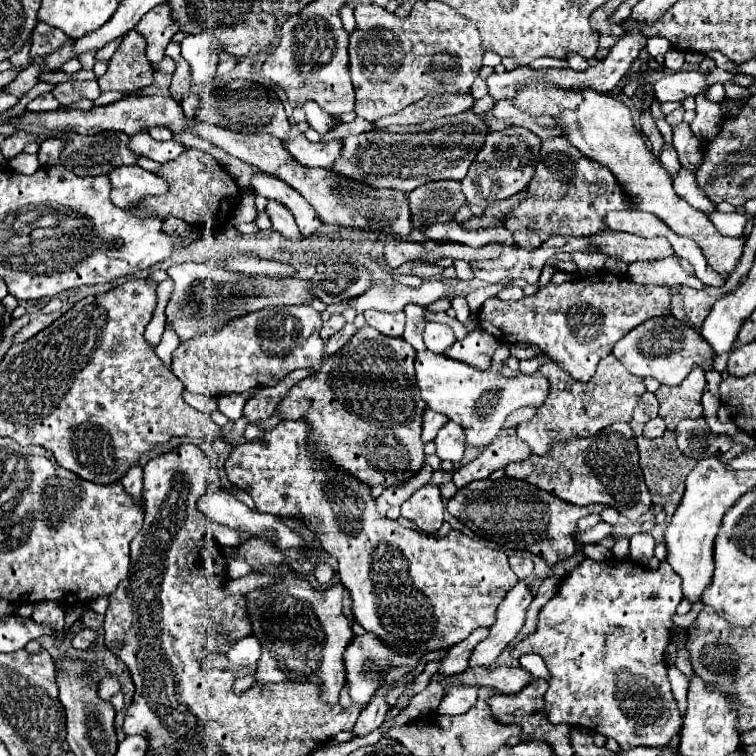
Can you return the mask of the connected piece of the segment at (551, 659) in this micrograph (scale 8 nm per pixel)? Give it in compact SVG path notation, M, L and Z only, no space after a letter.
M587 558L573 572L569 572L565 576L565 580L561 582L559 592L539 610L537 630L511 648L513 658L521 658L523 654L537 652L545 660L545 664L551 672L551 678L547 680L549 690L545 692L545 714L547 714L549 722L551 724L569 722L571 726L583 726L583 728L589 728L589 730L603 734L607 738L615 738L619 742L621 750L631 750L631 748L637 748L637 746L661 748L675 734L679 734L681 714L679 714L679 708L677 708L677 700L671 694L671 686L669 686L669 678L667 678L667 662L665 662L665 654L663 654L665 646L671 642L671 636L673 636L673 628L675 628L673 616L675 616L679 602L681 602L681 578L677 578L677 574L673 574L673 568L667 562L661 562L661 566L657 570L651 570L645 564L637 564L637 562L631 562L631 560L613 558L613 560L605 560L605 562L595 562L595 560Z

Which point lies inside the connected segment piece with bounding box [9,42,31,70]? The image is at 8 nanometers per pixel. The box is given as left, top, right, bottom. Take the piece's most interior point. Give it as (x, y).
(20, 61)

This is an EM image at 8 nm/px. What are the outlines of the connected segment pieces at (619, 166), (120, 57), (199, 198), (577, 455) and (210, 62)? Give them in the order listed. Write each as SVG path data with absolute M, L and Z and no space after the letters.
M575 86L573 90L577 90L583 96L583 102L575 110L565 110L555 116L555 122L563 130L563 136L575 148L579 148L585 156L593 158L595 162L607 166L613 172L621 190L625 192L627 200L631 202L631 210L643 210L643 212L655 214L673 232L697 242L697 246L703 250L703 256L707 258L707 264L715 272L731 274L741 258L745 240L727 238L727 236L719 234L715 230L713 222L703 212L695 210L683 198L679 198L675 194L669 174L665 172L661 162L645 148L641 134L633 126L631 112L621 100L615 100L609 94L601 94L601 92L595 92L589 88Z
M131 30L109 60L109 70L99 78L101 92L119 90L131 94L153 82L153 66L145 58L145 38Z
M185 150L181 156L177 156L175 160L169 160L165 164L161 164L161 168L157 170L157 176L163 178L169 186L169 190L163 196L153 196L153 198L143 198L141 202L135 202L131 208L131 212L135 212L137 216L145 216L145 218L181 218L191 226L197 228L217 228L221 224L225 224L237 196L241 194L237 182L221 168L221 164L207 152L203 150Z
M627 422L611 424L609 428L589 438L571 438L563 444L559 442L557 446L553 446L549 456L533 454L523 462L509 464L505 472L509 478L525 480L575 506L611 506L631 522L635 522L651 508L651 496L639 466L637 444Z
M211 30L201 34L189 34L181 42L181 54L191 66L191 84L205 86L211 82L217 70L217 58L221 52L221 42Z

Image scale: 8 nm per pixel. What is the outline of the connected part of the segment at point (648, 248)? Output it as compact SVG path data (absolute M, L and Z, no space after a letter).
M601 232L589 236L591 246L595 246L605 256L615 256L625 264L637 260L663 260L673 256L673 248L665 238L639 238L633 234L619 234L619 232Z

